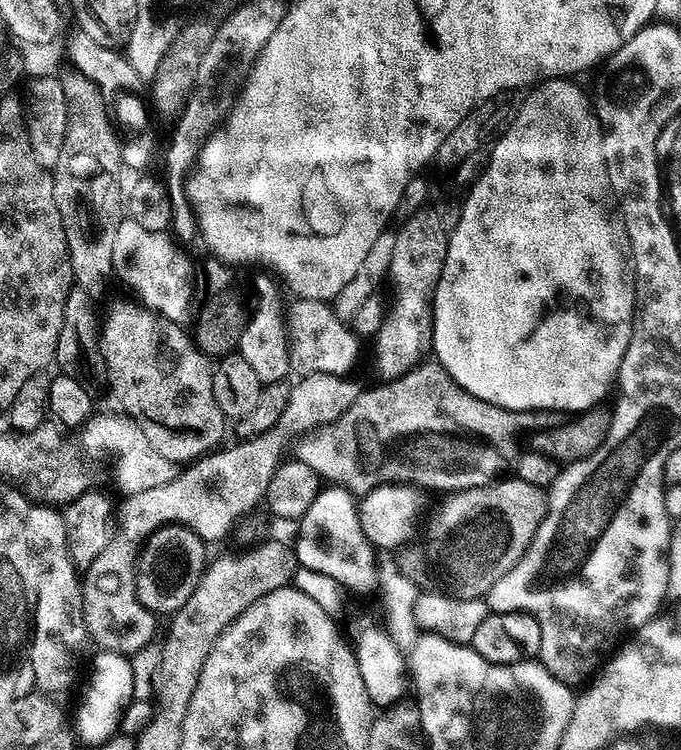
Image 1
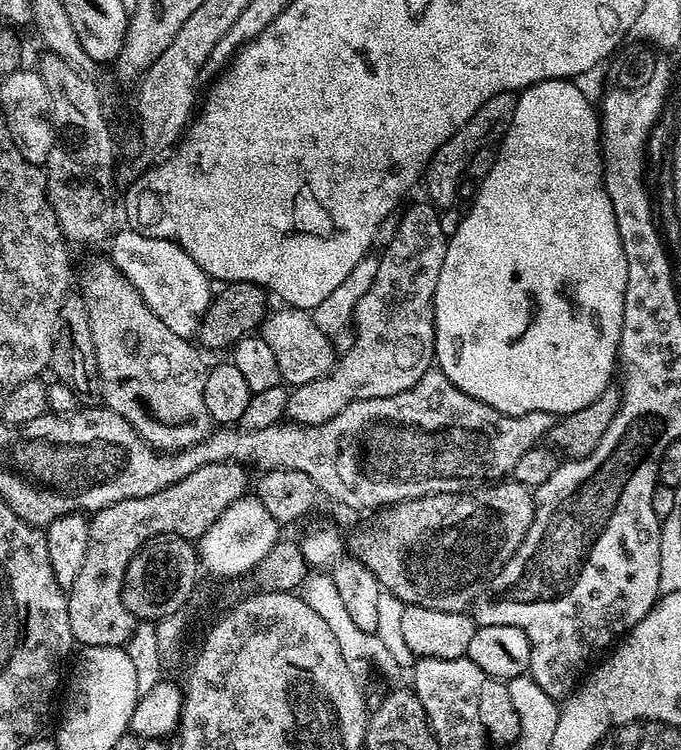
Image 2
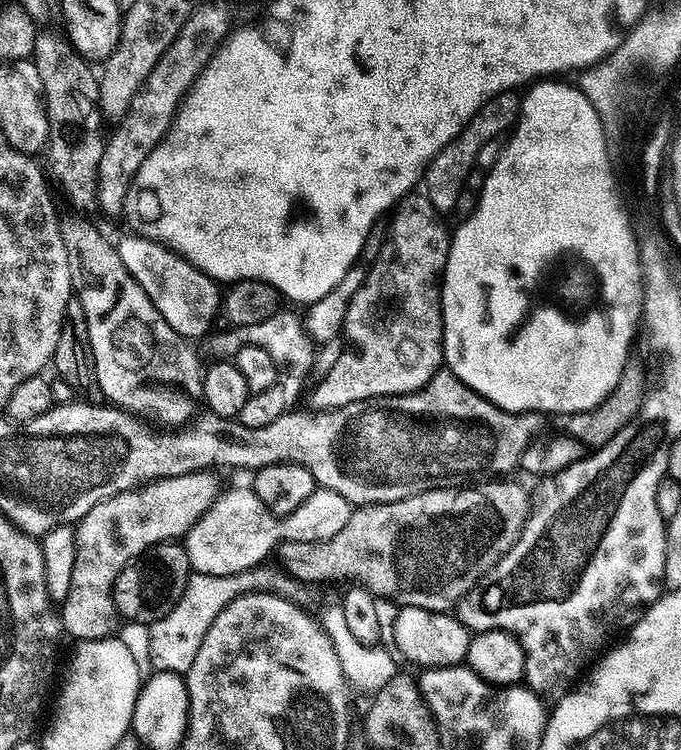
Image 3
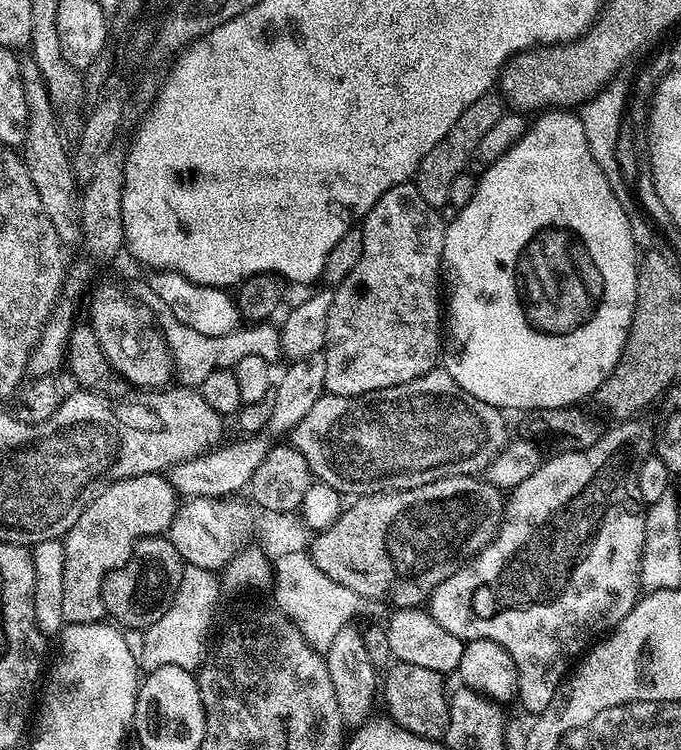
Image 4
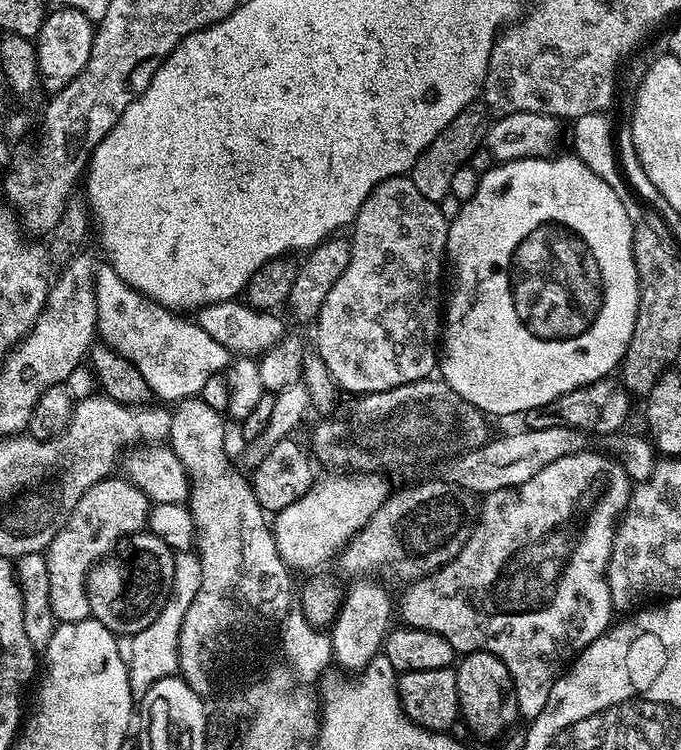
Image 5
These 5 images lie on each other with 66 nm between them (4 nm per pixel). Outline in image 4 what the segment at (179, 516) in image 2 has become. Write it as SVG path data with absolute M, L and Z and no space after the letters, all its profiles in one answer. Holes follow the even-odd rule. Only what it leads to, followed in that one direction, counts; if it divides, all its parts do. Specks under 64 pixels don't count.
M163 475L135 476L114 482L103 488L82 510L78 522L63 537L65 550L65 573L62 574L62 618L65 624L98 624L105 619L104 579L116 572L128 559L131 561L132 543L147 536L167 533L178 509L178 493Z

